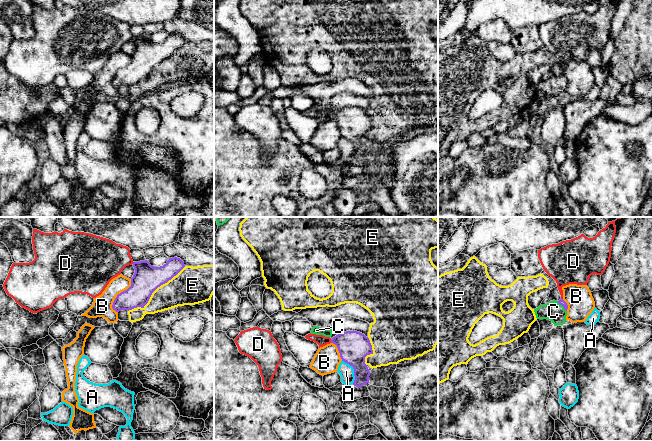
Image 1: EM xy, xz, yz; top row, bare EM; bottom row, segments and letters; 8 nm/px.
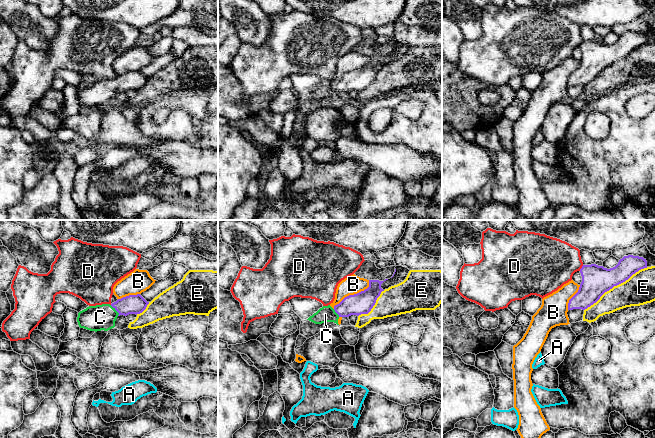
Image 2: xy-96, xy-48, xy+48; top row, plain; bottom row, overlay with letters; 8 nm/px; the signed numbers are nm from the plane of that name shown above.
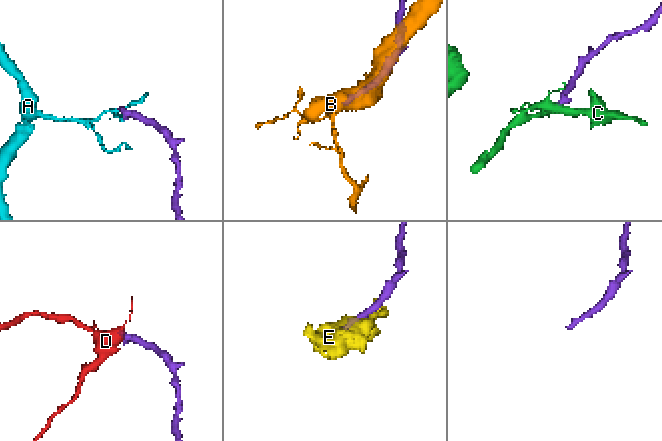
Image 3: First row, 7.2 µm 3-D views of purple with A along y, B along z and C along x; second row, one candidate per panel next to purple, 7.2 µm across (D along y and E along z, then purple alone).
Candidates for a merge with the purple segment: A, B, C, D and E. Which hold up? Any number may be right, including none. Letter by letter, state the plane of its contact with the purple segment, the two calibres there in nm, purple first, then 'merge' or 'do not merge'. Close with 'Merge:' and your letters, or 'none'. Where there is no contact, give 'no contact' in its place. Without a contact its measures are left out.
A: xz | 240/120 nm | do not merge
B: xy | 220/160 nm | do not merge
C: yz | 50/160 nm | merge
D: xz | 240/90 nm | do not merge
E: xy | 220/260 nm | do not merge
Merge: C

